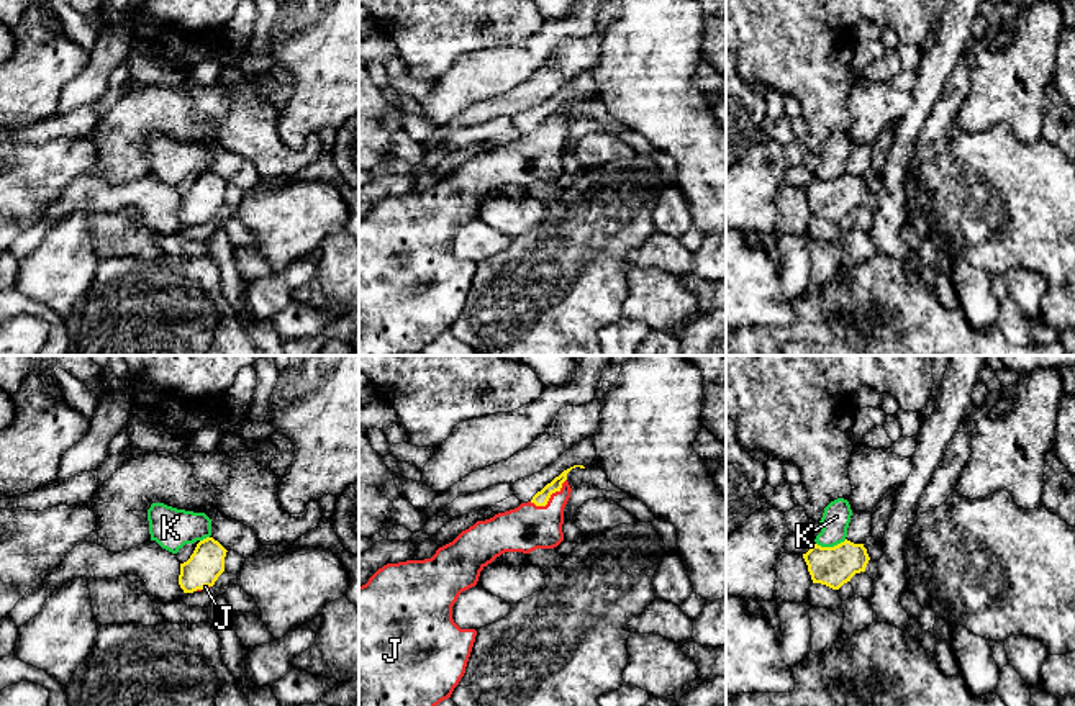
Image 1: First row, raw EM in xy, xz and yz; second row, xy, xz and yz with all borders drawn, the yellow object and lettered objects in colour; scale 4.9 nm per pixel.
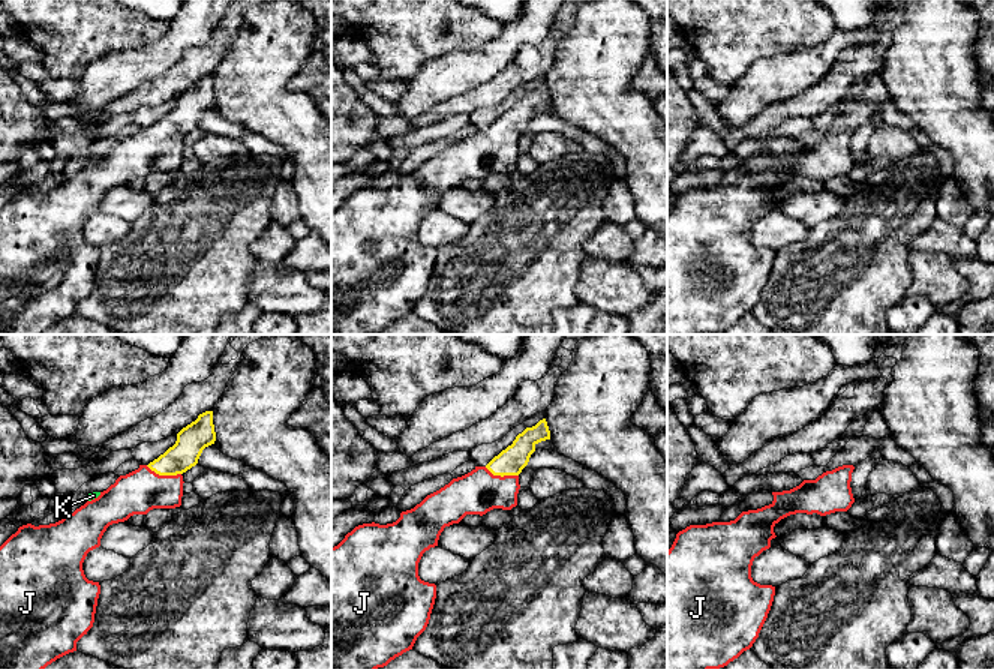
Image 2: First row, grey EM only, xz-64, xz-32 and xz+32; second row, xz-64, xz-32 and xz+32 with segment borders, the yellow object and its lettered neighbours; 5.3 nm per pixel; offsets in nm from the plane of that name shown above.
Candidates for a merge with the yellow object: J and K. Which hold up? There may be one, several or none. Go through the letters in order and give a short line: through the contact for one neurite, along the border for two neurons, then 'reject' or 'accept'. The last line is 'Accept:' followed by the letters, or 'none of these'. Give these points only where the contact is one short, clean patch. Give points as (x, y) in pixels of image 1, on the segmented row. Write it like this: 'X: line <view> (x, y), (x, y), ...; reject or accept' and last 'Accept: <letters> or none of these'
J: line xz (541, 498), (549, 497), (546, 508), (526, 528); accept
K: reject
Accept: J

